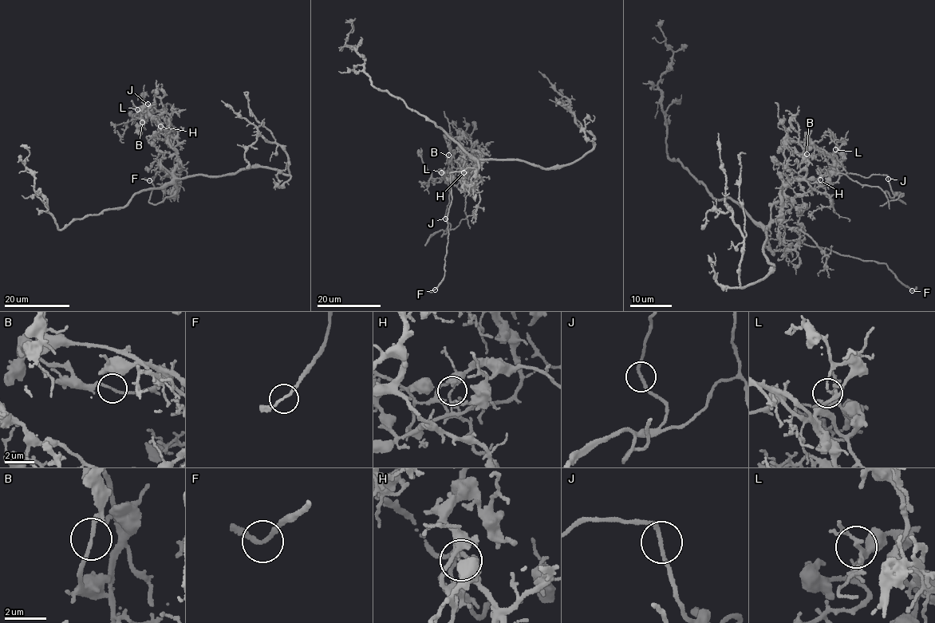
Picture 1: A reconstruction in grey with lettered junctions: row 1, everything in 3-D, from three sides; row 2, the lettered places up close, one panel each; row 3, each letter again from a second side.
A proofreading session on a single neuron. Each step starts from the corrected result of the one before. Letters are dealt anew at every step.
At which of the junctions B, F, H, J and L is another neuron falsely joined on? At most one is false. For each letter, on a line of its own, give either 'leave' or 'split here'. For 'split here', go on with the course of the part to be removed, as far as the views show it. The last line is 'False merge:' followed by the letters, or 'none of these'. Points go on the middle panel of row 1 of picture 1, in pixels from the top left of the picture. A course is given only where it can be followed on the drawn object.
B: leave
F: leave
H: split here | (463, 172), (466, 215), (451, 229), (444, 215), (449, 189), (445, 180), (453, 155), (450, 129), (443, 111)
J: leave
L: leave
False merge: H

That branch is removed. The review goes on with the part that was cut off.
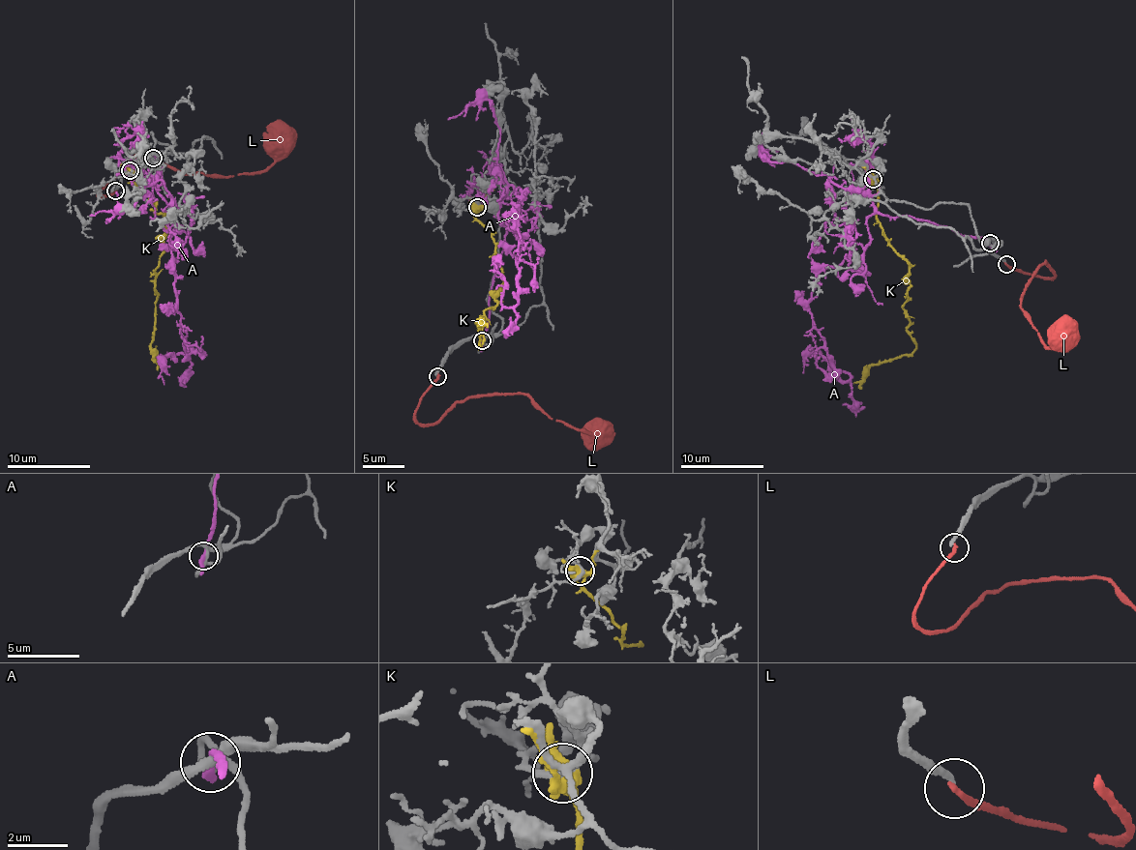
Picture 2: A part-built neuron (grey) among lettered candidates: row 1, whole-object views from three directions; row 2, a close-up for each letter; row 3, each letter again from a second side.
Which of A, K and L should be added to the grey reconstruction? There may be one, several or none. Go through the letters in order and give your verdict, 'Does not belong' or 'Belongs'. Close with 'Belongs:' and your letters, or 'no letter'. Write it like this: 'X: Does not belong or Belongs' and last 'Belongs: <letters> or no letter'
A: Does not belong
K: Does not belong
L: Does not belong
Belongs: no letter

